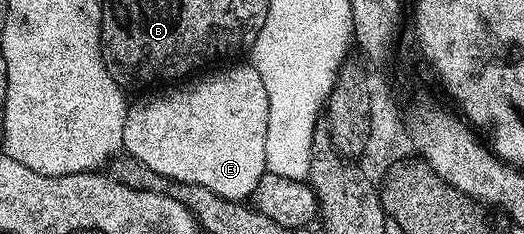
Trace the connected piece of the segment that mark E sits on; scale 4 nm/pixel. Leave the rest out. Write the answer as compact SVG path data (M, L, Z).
M233 63L230 69L221 69L218 73L213 73L210 77L205 77L202 81L190 80L188 83L190 85L185 85L182 89L169 89L166 93L161 93L158 97L153 97L145 106L130 104L125 110L125 122L123 123L123 149L128 156L133 157L137 161L142 161L147 167L151 167L151 171L155 171L159 175L163 175L167 179L172 181L182 181L183 183L191 183L192 185L198 185L199 187L207 187L207 191L211 191L215 195L219 195L223 199L228 201L239 201L244 202L247 198L250 198L257 189L257 184L261 182L261 176L267 172L265 168L265 152L267 151L267 115L269 114L269 104L267 103L267 90L263 88L263 79L259 79L259 71L255 71L255 67L251 63L245 63L245 65L237 65L241 63Z

